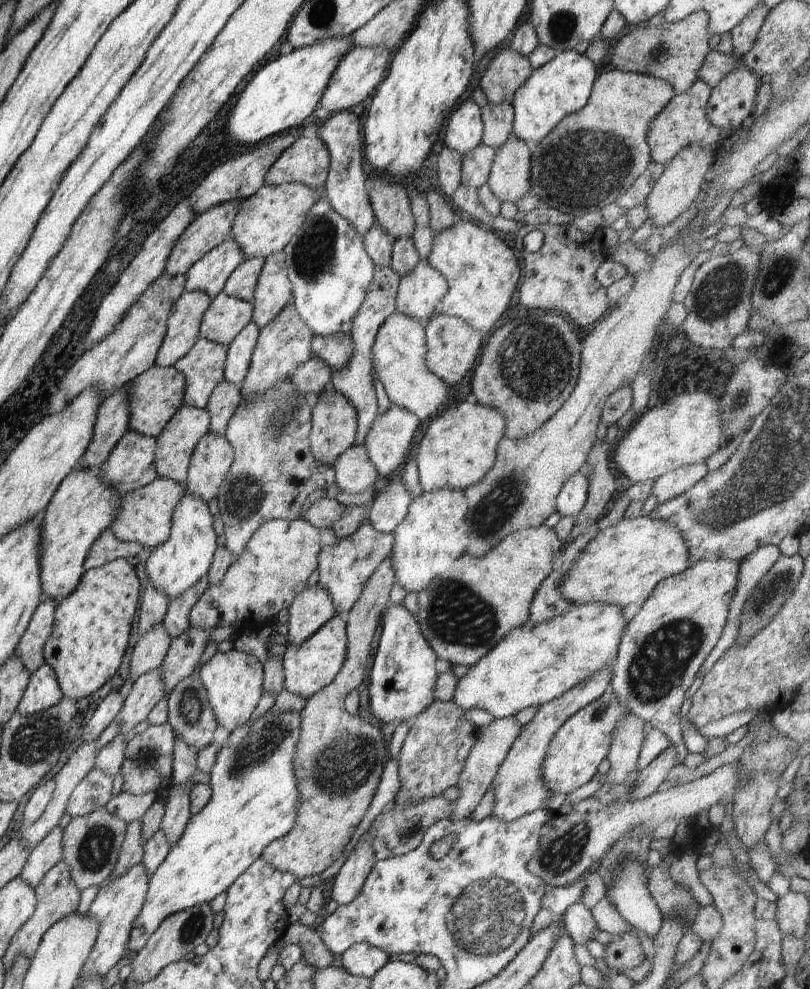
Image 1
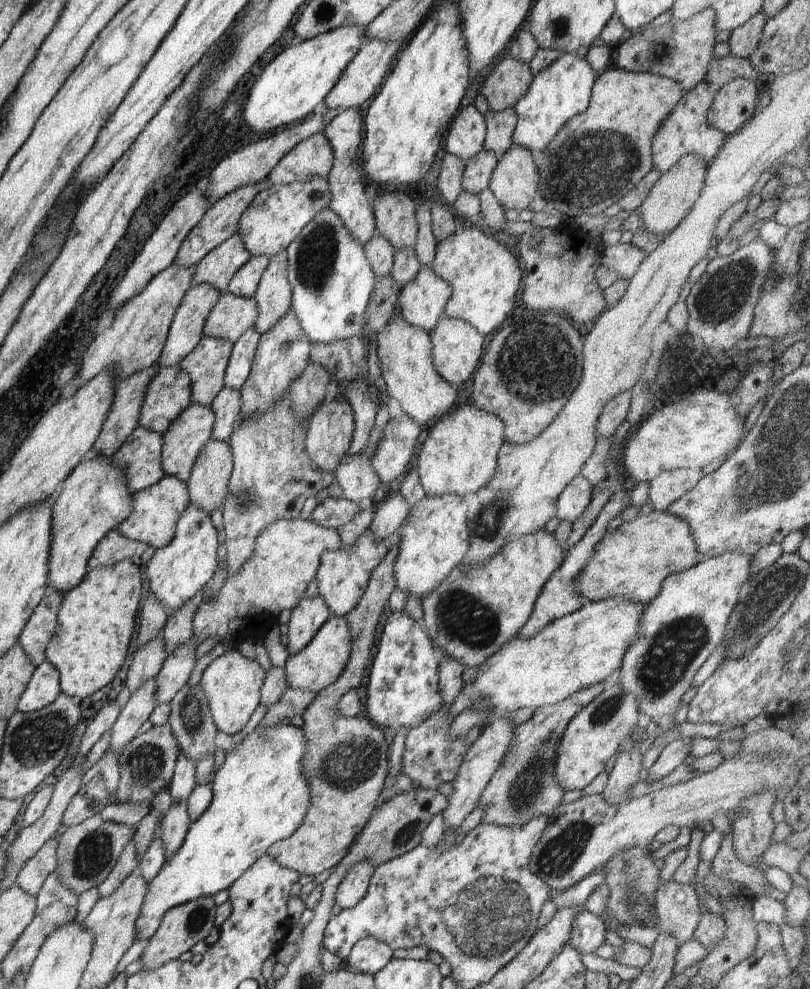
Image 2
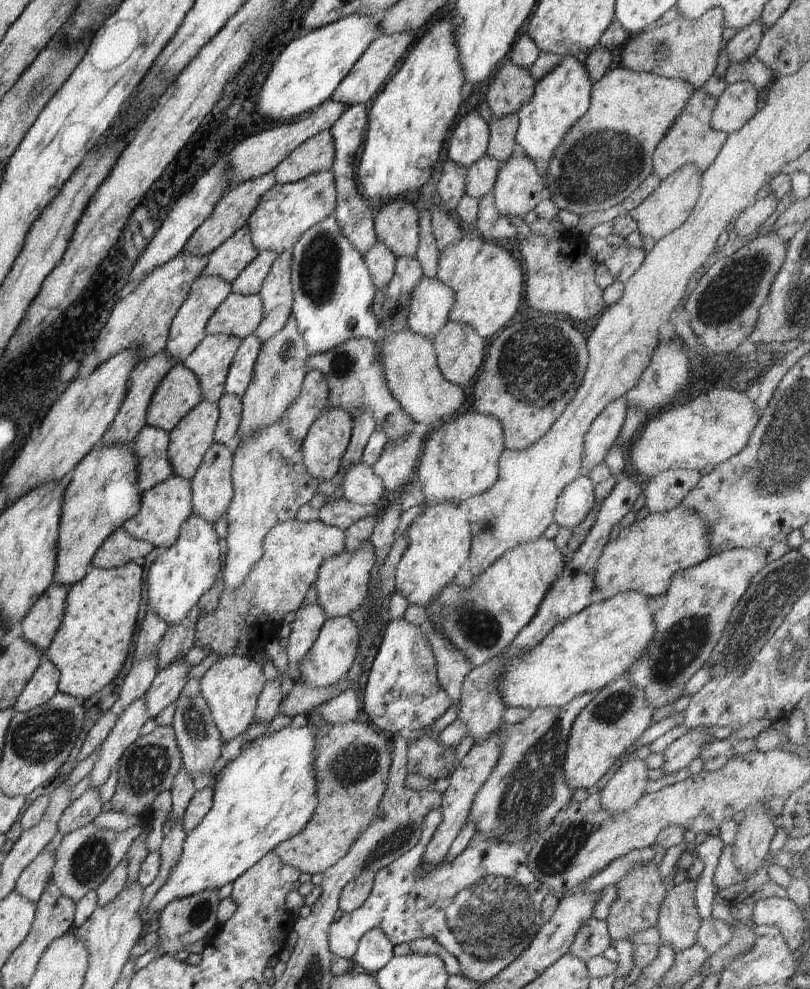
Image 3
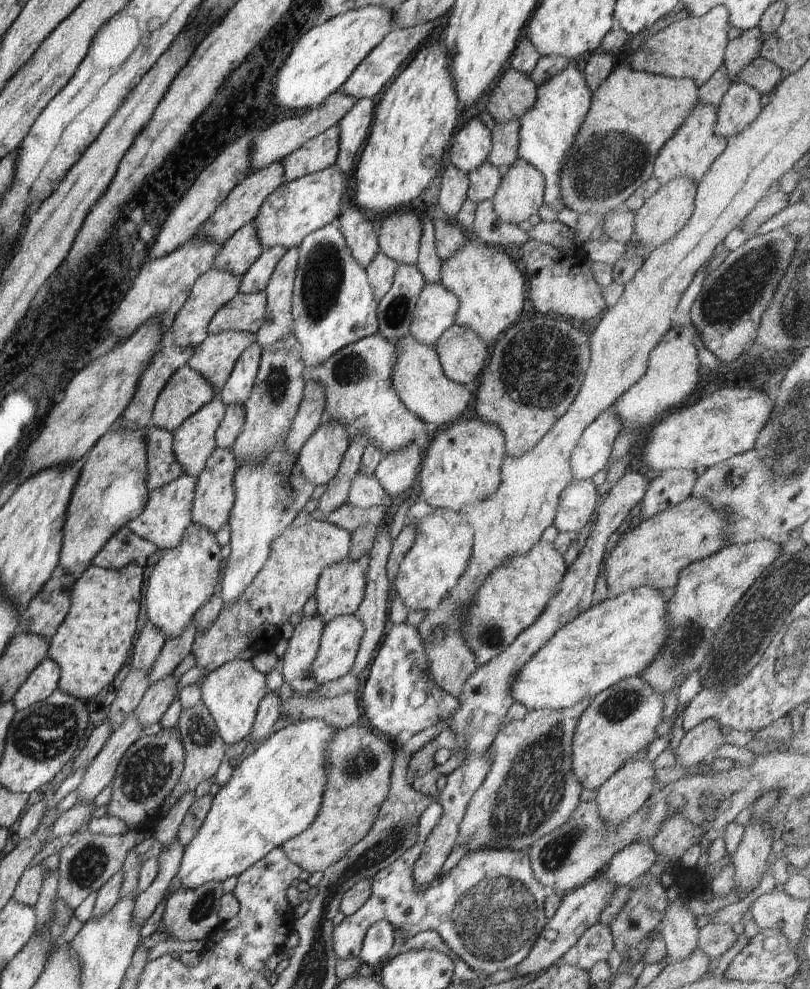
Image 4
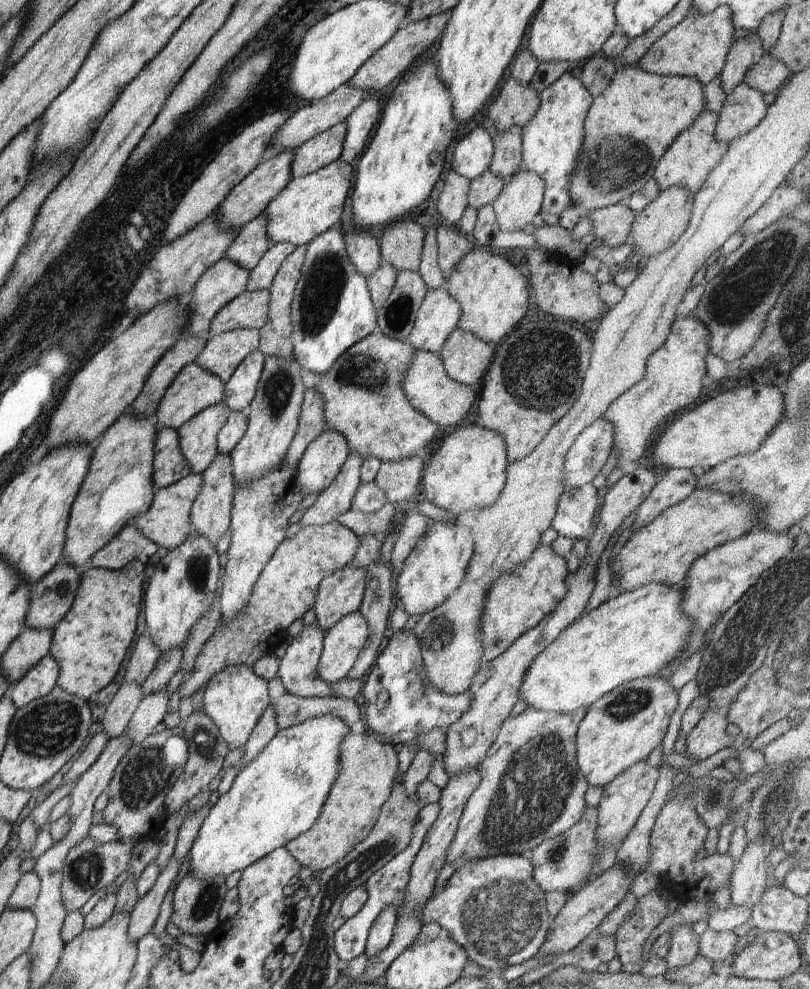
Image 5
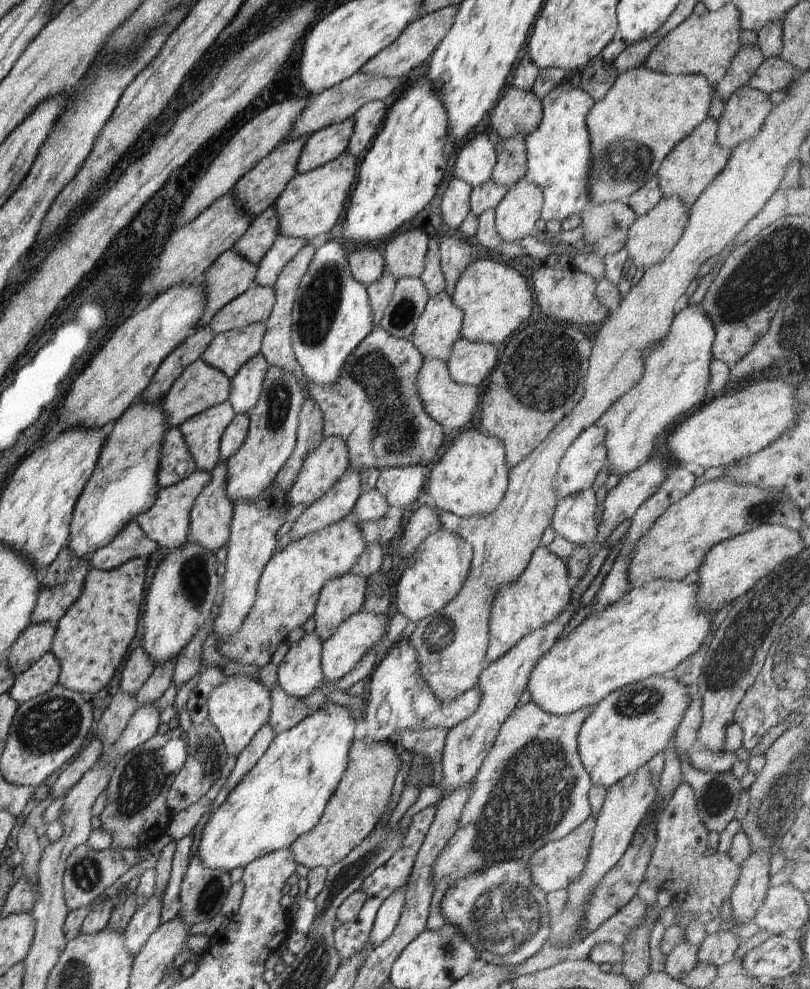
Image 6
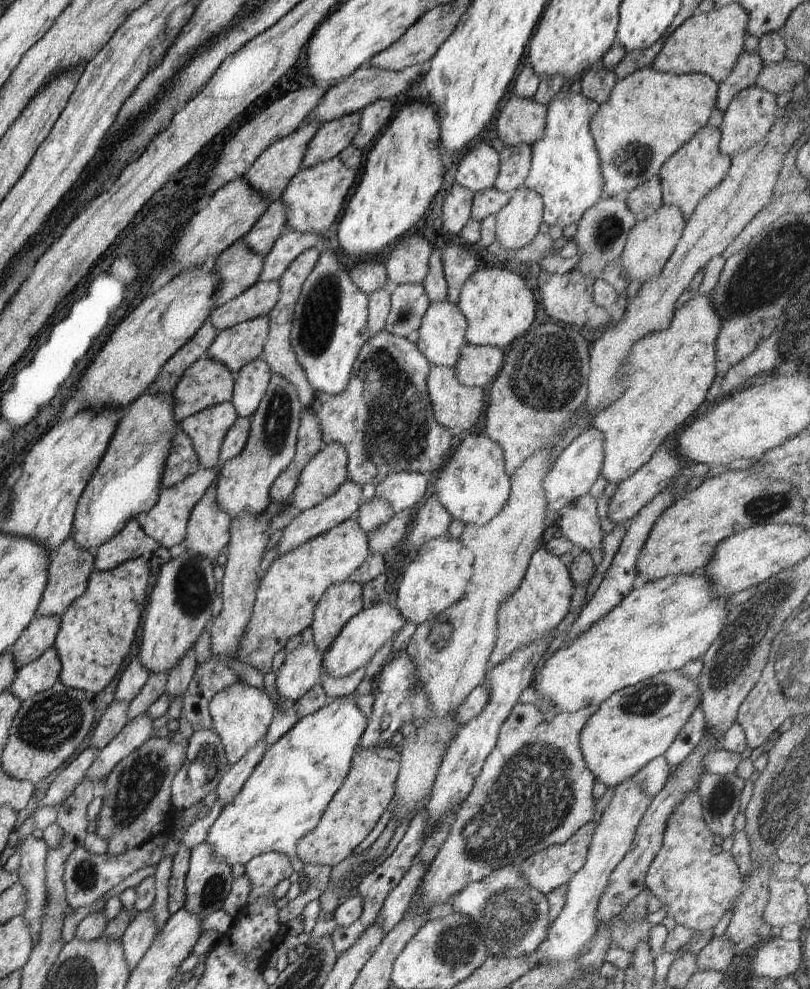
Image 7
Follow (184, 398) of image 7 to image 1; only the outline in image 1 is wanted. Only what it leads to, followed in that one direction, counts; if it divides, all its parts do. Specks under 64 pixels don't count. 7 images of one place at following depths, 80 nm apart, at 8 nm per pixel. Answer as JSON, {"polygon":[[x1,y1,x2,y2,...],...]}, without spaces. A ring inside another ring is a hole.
{"polygon":[[152,366,146,373,134,378,128,385,130,429,144,436,157,438,170,418,184,405,186,378,175,367]]}

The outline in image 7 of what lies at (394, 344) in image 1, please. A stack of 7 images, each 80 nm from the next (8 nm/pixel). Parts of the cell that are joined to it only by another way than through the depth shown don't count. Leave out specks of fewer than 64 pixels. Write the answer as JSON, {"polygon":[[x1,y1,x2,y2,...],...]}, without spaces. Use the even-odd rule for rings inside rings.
{"polygon":[[430,366,426,388,428,388,428,398,430,398,436,421,448,429,462,428,465,433,468,433,480,418,486,404,487,389,461,384,453,368,446,366]]}

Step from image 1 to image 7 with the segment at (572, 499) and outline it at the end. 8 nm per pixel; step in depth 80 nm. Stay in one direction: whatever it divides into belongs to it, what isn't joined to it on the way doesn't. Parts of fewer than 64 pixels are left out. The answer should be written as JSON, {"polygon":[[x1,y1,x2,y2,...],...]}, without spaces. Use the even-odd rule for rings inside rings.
{"polygon":[[590,495,578,498,574,504,566,504,560,510,560,520,556,520,555,528,560,530,562,537,571,541,577,550,592,553,604,548,602,544,604,532,601,528,598,504]]}

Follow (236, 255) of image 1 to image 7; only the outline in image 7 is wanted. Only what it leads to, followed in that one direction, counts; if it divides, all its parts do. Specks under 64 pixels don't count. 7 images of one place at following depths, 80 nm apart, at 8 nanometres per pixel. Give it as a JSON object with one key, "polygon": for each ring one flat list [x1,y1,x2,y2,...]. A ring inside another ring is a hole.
{"polygon":[[278,198,269,204,266,212,243,238,244,244,250,250,254,250,258,256,265,258,274,247,276,240,282,236,287,224,286,204]]}

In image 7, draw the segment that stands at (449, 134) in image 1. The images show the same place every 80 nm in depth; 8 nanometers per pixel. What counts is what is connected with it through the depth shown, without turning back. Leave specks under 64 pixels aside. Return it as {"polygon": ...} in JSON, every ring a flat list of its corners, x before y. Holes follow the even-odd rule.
{"polygon":[[485,143,476,144,458,164,455,183,472,193,494,188,500,168,499,154]]}

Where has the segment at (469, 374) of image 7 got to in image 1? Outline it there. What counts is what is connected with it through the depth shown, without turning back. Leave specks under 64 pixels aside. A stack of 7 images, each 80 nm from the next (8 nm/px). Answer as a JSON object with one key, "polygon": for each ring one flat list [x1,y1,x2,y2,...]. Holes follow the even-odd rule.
{"polygon":[[436,314,434,318,430,318,424,324,426,332,426,366,438,378,442,378,446,385,452,387,460,382,468,371,474,368,474,363,478,356,481,355,484,342,484,335,470,324,462,321,462,318,452,317,443,314]]}

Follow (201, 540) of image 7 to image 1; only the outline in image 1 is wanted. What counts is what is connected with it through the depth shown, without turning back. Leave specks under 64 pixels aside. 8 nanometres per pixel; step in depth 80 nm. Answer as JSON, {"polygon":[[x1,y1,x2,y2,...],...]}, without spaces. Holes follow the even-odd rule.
{"polygon":[[206,434,194,448,185,492,196,494,208,505,208,502,218,496,218,490,224,484,232,462,234,450,225,436]]}

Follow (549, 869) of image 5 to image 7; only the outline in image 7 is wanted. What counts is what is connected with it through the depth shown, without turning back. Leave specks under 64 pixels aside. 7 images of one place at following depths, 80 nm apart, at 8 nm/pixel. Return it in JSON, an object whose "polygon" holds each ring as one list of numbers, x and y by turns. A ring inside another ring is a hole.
{"polygon":[[592,820,585,826,582,826,567,842,550,846,546,850,542,850,542,852,530,856,530,858,517,866,518,871,520,874,522,873,522,876,526,878,526,882,534,890,538,890,538,892,542,892,544,895,552,892,552,890,558,889,560,886,567,885,574,877,574,874,577,874,582,869,582,866,584,866,584,862,586,862,588,850,595,832,595,826]]}

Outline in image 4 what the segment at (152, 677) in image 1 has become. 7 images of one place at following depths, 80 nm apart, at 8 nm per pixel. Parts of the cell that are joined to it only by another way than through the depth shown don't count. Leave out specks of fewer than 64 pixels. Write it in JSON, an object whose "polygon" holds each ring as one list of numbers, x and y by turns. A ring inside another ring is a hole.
{"polygon":[[135,712,128,714,128,718,122,722,122,726,112,732,98,756,88,766,84,779,78,786,76,804,80,804,80,802,94,804,96,796,101,795,112,783,116,775,116,768,128,748,143,736,142,731,143,728,140,726]]}

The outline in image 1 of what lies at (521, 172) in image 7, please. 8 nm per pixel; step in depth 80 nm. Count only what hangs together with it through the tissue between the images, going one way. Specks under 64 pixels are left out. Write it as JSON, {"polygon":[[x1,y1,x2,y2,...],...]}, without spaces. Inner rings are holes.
{"polygon":[[511,101,502,104,488,103,481,108,484,122,481,144,498,150,513,136,514,106]]}

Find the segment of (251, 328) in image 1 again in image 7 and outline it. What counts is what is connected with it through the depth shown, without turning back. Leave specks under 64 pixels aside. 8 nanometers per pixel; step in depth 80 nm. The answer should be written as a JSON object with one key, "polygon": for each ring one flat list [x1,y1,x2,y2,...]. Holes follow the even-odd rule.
{"polygon":[[258,358,254,362,246,364,235,375,232,404,238,417,251,418,252,414,258,410,268,384,272,378,268,364]]}

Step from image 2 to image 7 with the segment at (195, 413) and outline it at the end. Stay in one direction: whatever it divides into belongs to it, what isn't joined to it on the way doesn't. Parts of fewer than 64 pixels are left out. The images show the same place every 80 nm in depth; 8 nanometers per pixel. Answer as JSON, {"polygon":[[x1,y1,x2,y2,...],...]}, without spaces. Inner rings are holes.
{"polygon":[[224,402,182,420,179,427,192,440,201,466,208,469,220,467,222,442,238,418,234,404]]}

